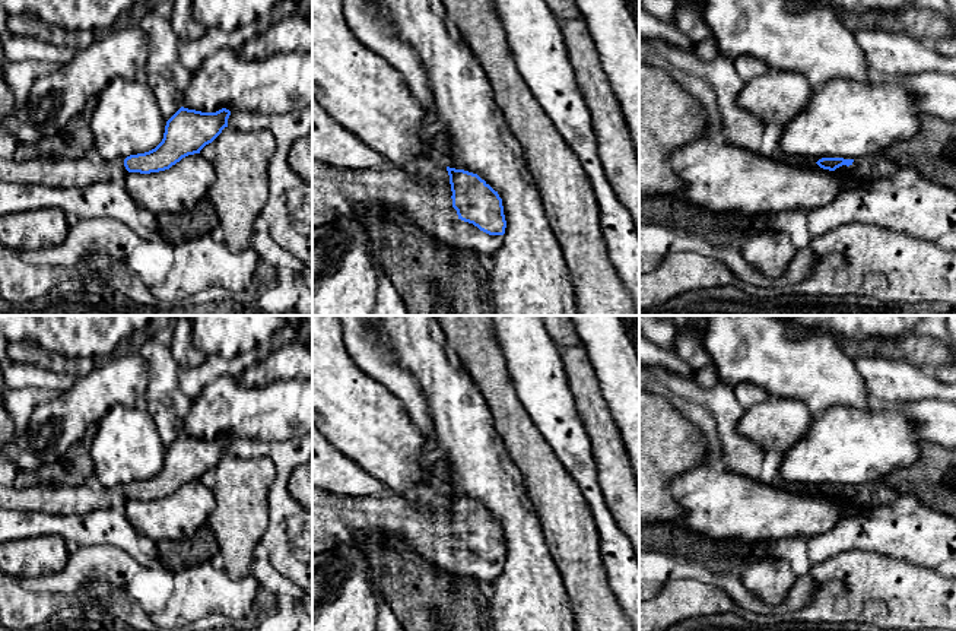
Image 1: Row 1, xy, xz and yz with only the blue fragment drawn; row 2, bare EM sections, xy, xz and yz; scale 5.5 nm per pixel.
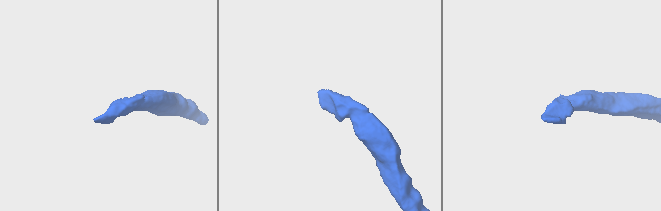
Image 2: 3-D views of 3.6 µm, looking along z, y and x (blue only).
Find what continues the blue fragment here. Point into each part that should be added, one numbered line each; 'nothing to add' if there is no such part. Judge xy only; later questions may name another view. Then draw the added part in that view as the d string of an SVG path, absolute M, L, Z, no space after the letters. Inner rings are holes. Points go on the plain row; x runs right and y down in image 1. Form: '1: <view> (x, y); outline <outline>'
1: xy (91, 495); outline M89 479L77 486L0 485L0 508L57 516L86 514L99 508L126 507L124 486L102 486Z

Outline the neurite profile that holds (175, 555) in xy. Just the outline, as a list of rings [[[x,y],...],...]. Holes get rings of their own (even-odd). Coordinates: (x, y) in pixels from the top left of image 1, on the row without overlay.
[[[204,524],[191,538],[158,542],[159,564],[177,574],[188,567],[209,562],[219,552],[212,529]]]

